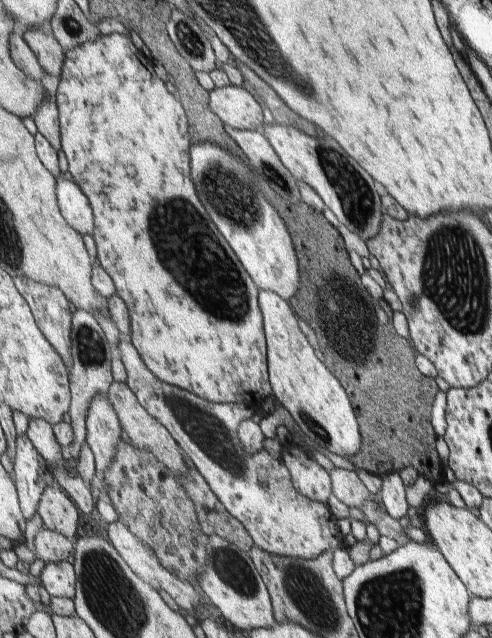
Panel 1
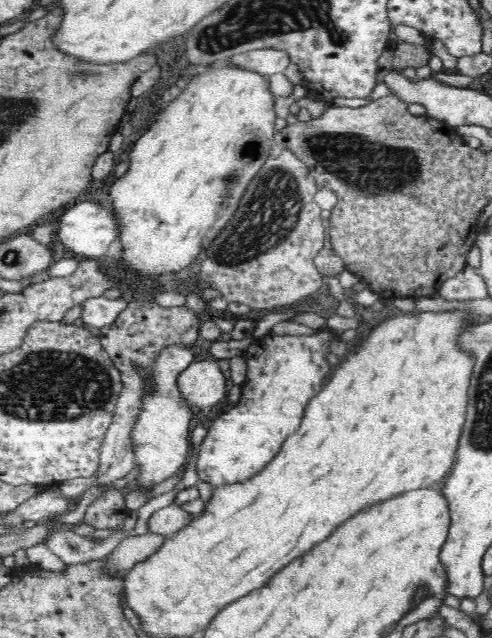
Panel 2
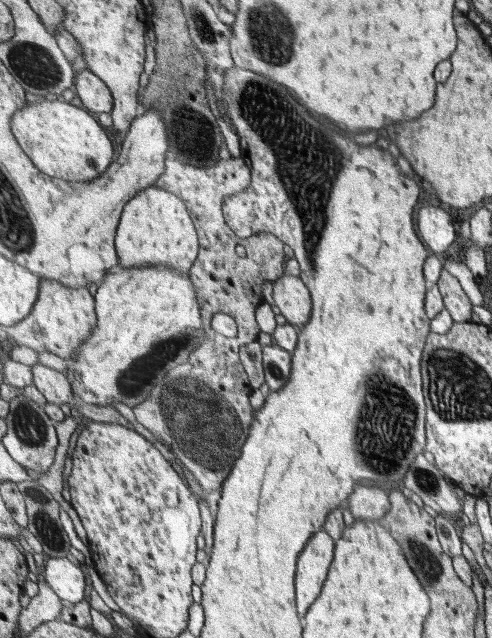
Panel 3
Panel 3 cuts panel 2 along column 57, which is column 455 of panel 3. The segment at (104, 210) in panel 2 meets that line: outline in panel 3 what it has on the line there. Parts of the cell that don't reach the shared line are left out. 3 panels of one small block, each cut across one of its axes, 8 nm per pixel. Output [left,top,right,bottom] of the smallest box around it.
[417,205,457,253]

